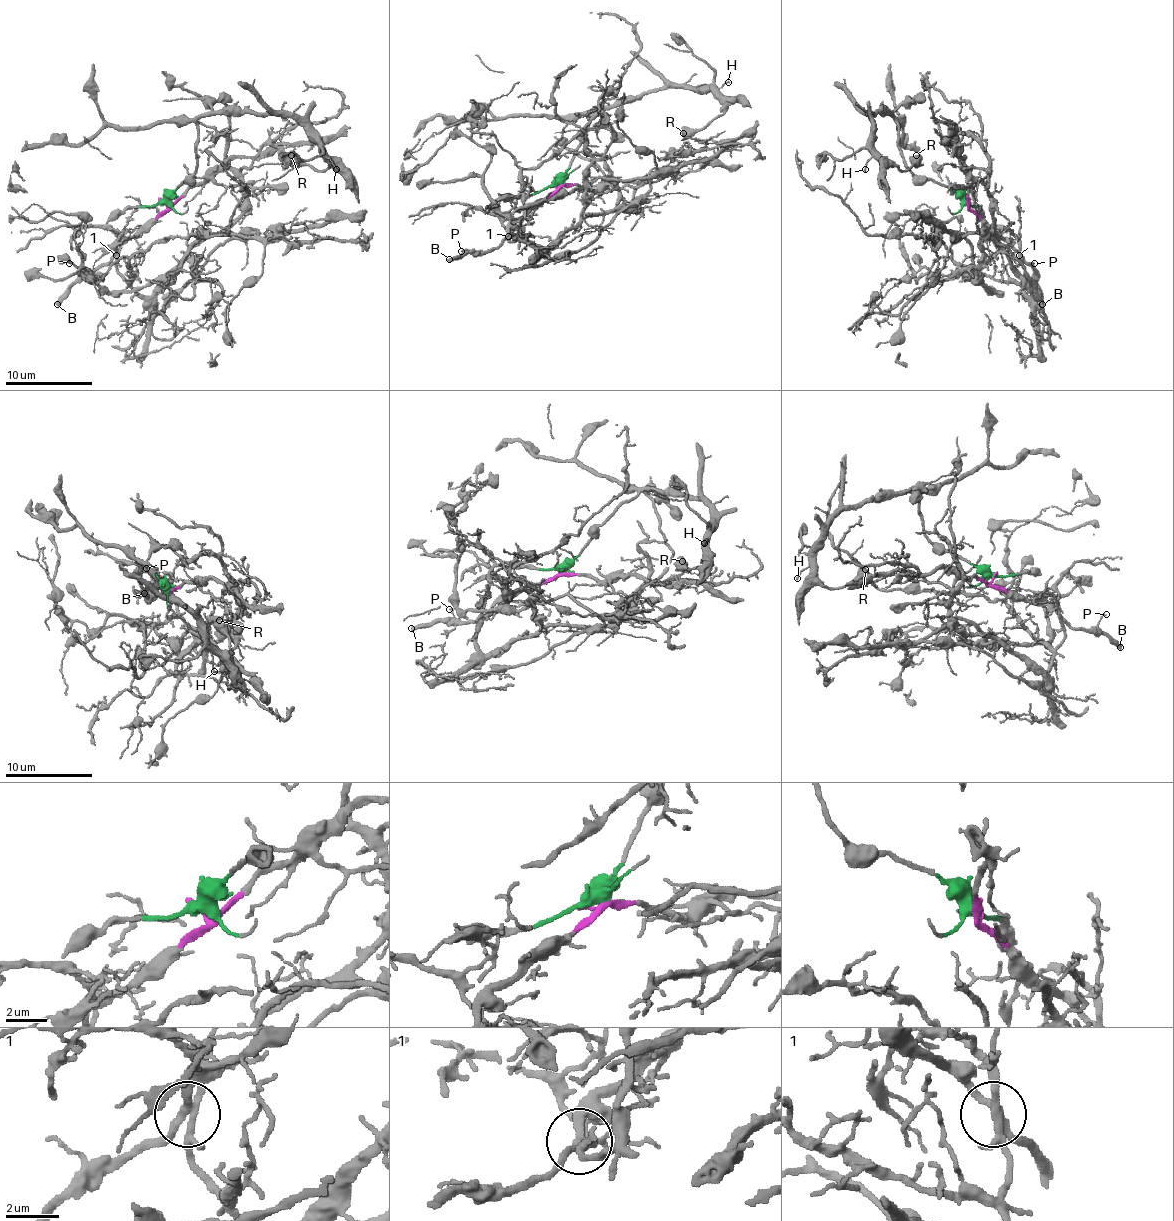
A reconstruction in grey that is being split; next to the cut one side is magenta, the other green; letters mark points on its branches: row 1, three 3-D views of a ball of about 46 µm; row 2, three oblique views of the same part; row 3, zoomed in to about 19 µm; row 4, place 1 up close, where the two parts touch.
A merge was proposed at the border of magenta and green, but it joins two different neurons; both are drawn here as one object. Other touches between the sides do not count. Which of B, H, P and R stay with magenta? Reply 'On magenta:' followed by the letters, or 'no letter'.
On magenta: B, P

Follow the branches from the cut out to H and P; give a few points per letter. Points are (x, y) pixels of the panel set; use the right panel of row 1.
H: (969, 200), (908, 168), (899, 148), (899, 124), (888, 113), (871, 113), (871, 159), (864, 170)
P: (969, 200), (971, 207), (1034, 270), (1034, 263)

